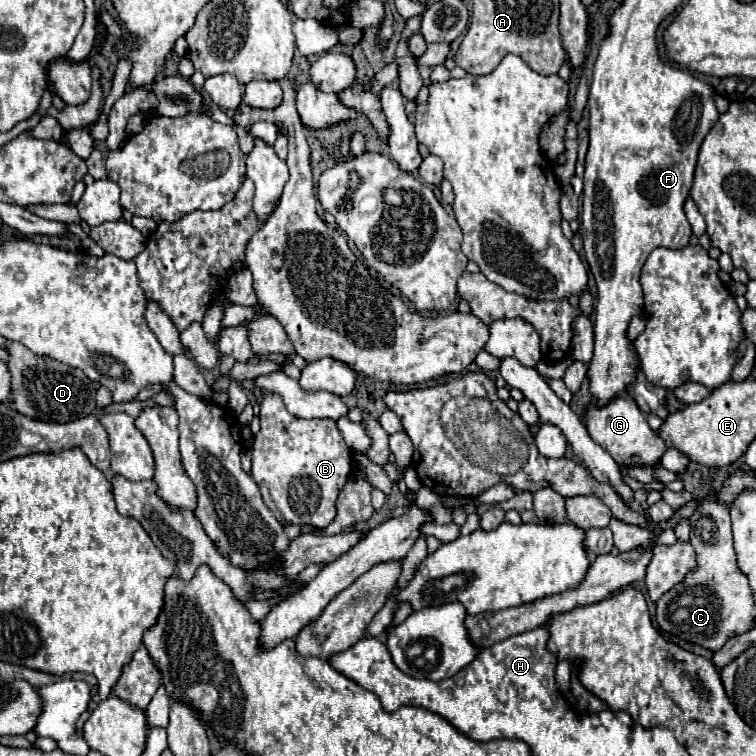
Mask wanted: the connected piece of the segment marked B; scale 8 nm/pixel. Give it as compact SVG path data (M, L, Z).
M269 392L261 400L261 430L255 434L253 442L253 468L251 476L259 486L259 492L263 496L263 502L267 508L273 512L273 516L283 524L297 524L297 526L313 526L313 528L327 528L335 520L335 500L339 492L345 488L347 480L353 474L353 458L351 450L347 448L337 422L327 420L327 418L317 418L317 420L303 420L287 412L281 396L275 396Z

